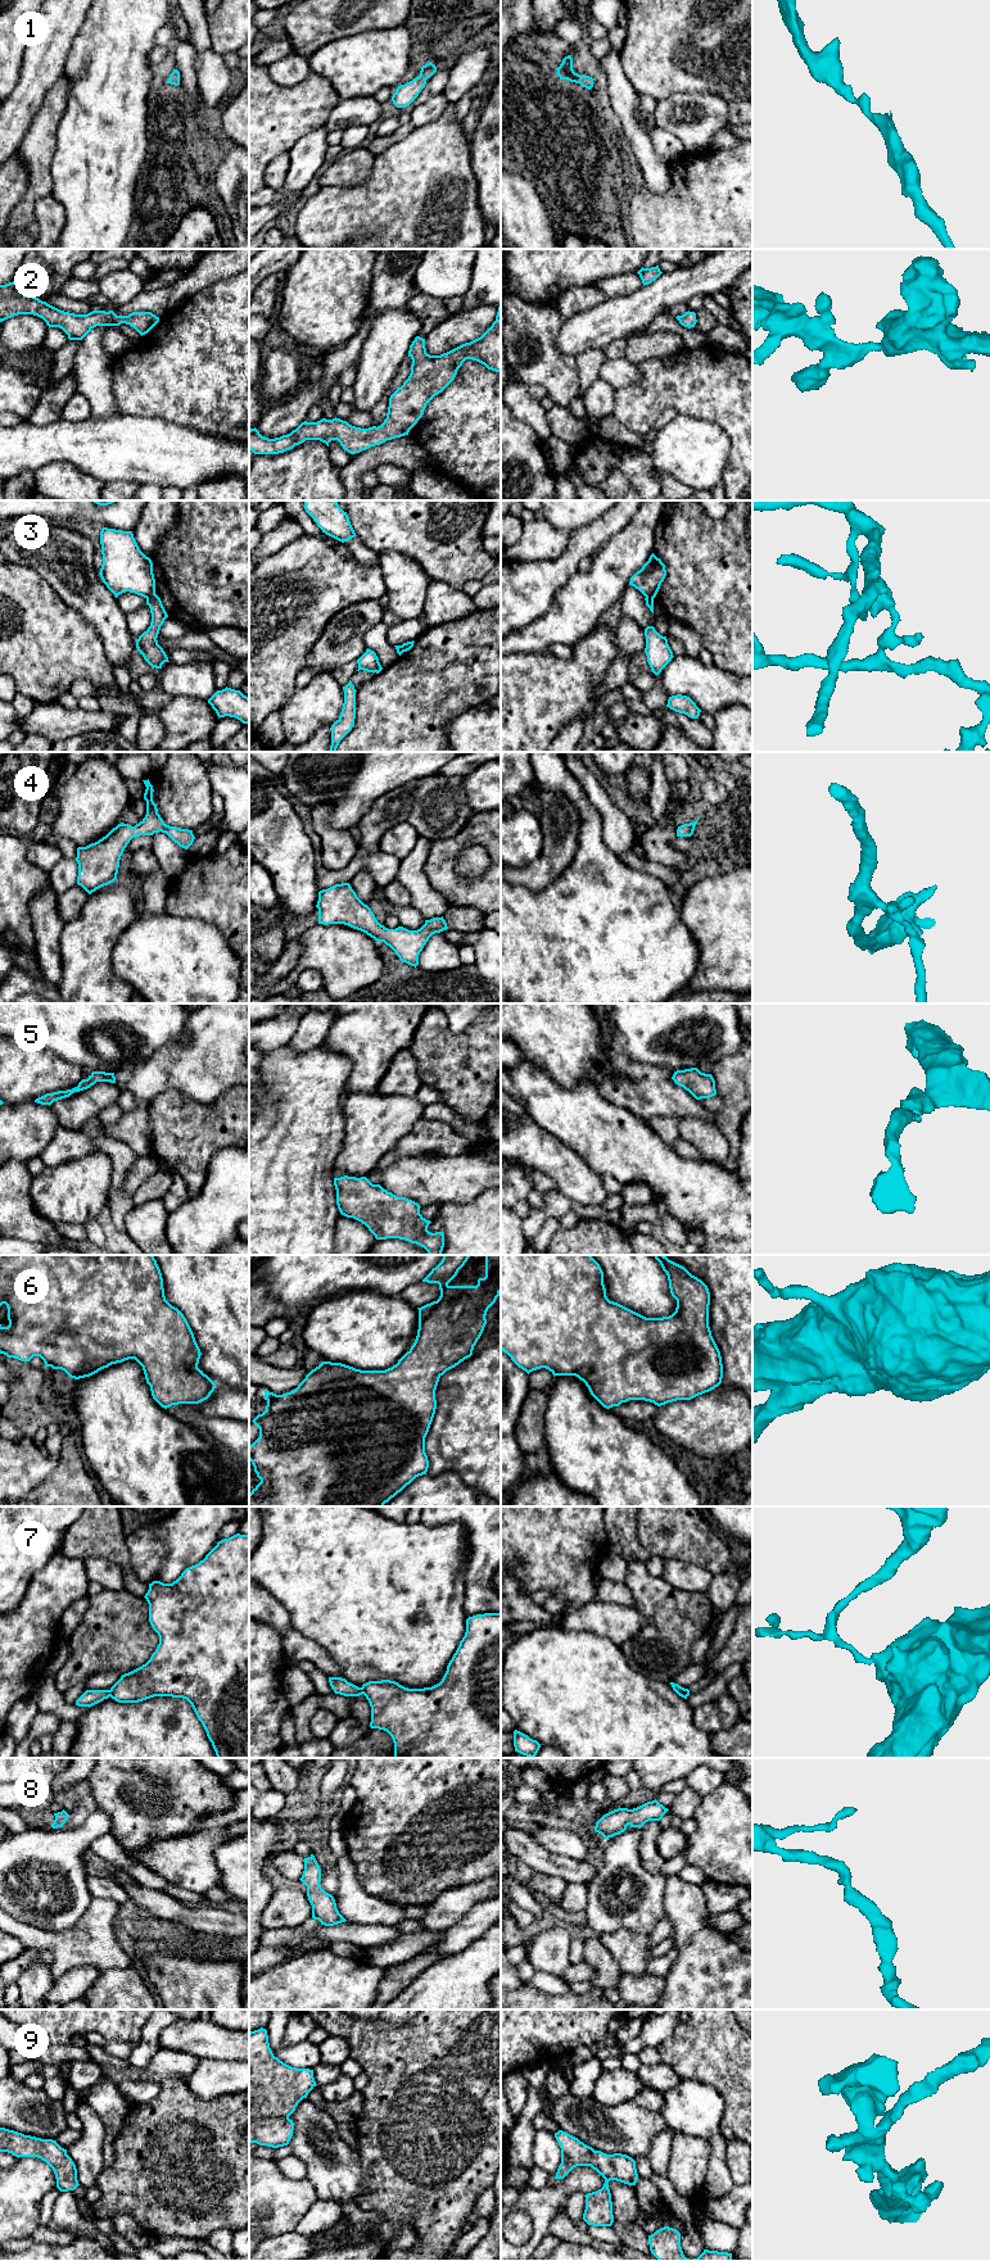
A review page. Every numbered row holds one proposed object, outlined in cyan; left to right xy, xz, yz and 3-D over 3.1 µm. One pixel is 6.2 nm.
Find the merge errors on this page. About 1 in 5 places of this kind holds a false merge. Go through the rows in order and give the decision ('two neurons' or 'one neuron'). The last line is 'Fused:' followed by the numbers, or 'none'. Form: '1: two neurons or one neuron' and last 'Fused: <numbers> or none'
1: one neuron
2: one neuron
3: two neurons
4: one neuron
5: one neuron
6: one neuron
7: two neurons
8: one neuron
9: one neuron
Fused: 3, 7

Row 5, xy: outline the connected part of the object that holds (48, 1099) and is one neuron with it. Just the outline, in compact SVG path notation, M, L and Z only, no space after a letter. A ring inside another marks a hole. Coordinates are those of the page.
M92 1071L87 1079L82 1079L77 1087L67 1091L58 1091L53 1093L46 1093L39 1098L35 1100L35 1102L41 1104L41 1105L51 1105L54 1101L69 1097L74 1092L80 1092L83 1089L90 1088L94 1086L96 1082L110 1082L116 1083L116 1077L114 1073L105 1073L105 1071Z

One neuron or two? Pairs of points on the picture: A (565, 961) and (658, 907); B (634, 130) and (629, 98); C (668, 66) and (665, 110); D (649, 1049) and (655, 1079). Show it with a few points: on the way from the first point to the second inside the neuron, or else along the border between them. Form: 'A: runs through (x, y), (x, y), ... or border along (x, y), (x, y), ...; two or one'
A: runs through (588, 961), (605, 946), (634, 930); one
B: runs through (628, 122), (628, 105); one
C: border along (696, 91), (678, 91), (656, 100); two
D: border along (624, 1052), (633, 1060), (656, 1064), (661, 1068); two

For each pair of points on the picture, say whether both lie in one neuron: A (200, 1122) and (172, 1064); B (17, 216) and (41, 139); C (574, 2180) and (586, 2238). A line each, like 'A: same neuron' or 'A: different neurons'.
A: different neurons
B: same neuron
C: different neurons

